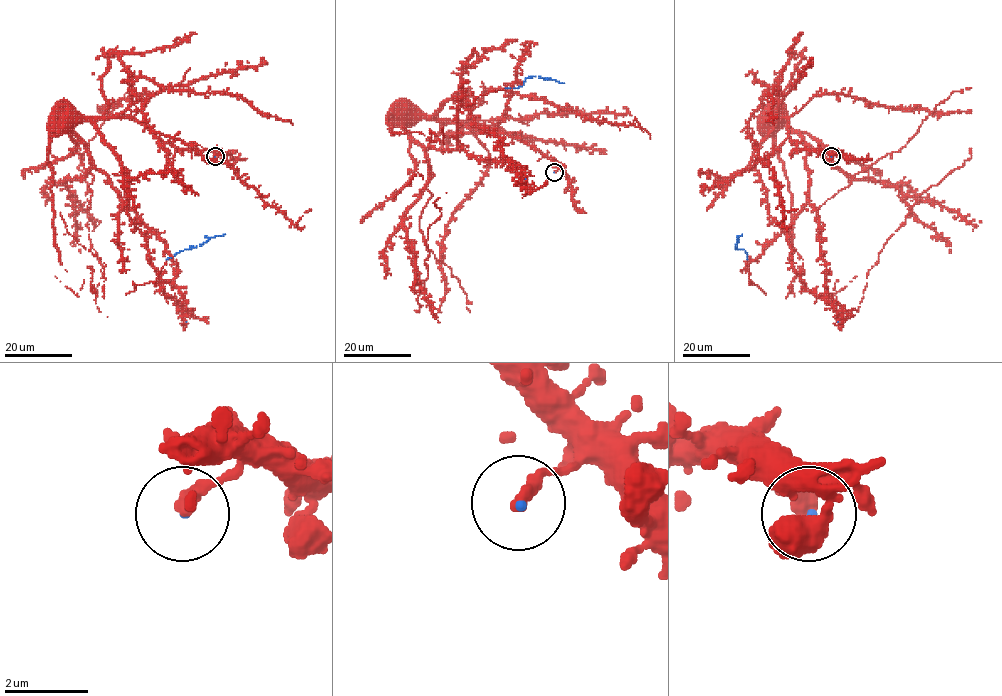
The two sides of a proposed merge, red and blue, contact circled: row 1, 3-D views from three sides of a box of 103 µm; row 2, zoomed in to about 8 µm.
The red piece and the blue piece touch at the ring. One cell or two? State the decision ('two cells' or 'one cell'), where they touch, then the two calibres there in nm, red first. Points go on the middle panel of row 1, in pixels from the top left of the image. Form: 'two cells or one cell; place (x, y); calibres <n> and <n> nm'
one cell; place (554, 172); calibres 400 and 100 nm

